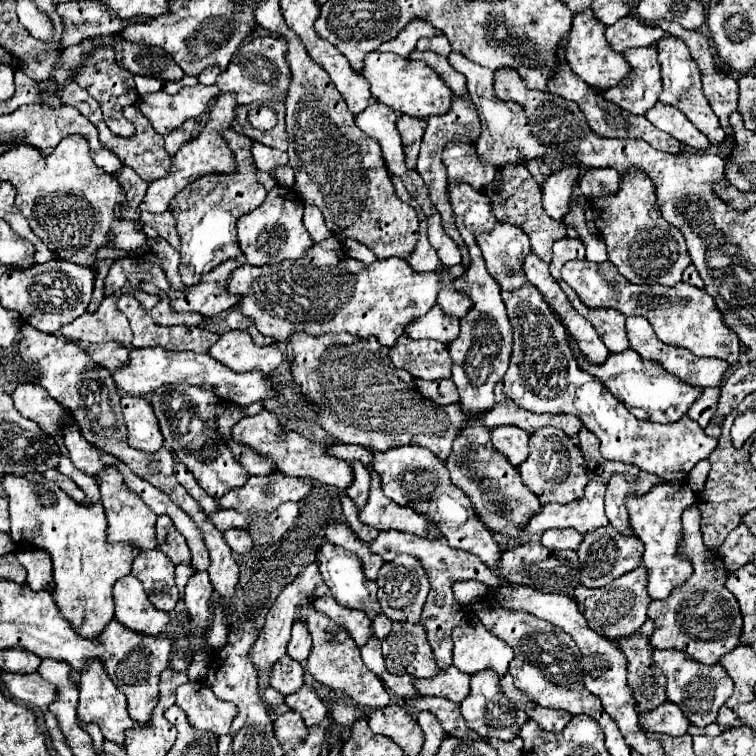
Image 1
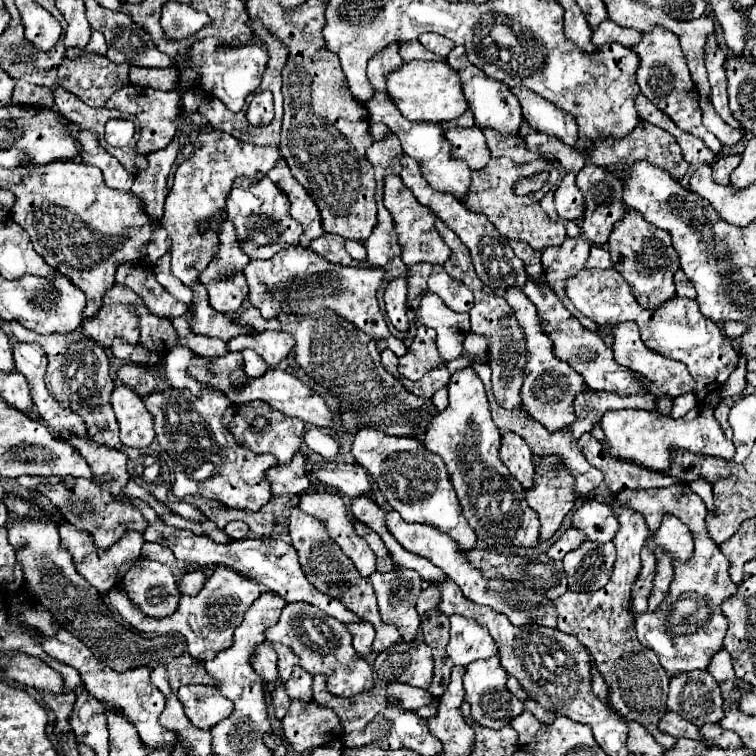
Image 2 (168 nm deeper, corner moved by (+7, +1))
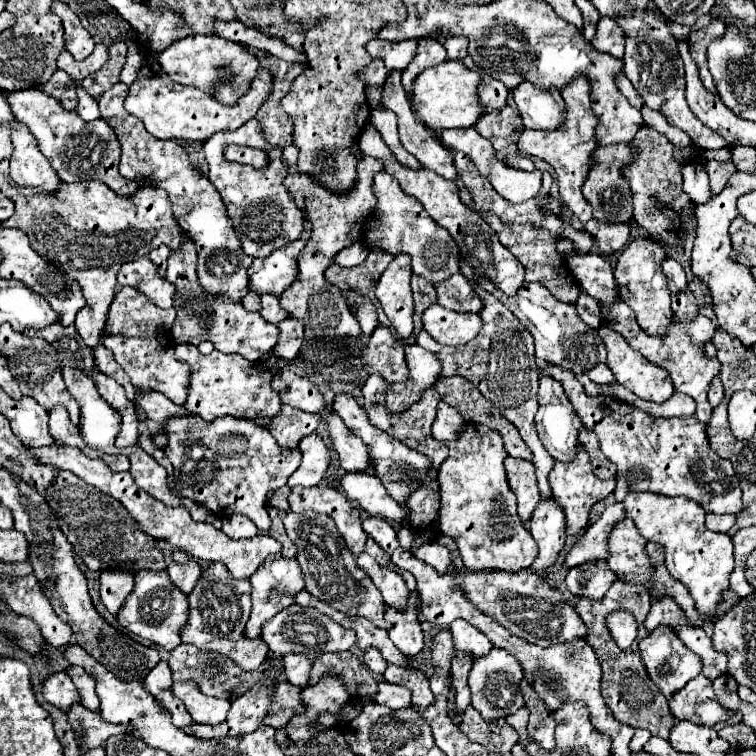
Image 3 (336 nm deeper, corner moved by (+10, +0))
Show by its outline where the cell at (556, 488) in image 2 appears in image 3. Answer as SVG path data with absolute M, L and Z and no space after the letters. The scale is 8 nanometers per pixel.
M541 500L527 528L539 546L539 556L531 568L535 572L547 572L565 548L565 512L555 500Z

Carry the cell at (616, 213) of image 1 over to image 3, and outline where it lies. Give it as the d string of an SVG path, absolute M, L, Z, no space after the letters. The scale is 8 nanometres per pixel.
M635 238L619 256L615 266L615 282L619 288L621 300L635 312L639 326L649 336L665 336L673 312L671 312L671 298L665 274L661 272L661 262L667 258L667 252L661 244L647 240L647 238Z

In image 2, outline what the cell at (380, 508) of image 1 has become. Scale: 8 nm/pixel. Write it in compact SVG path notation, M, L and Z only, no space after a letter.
M386 511L386 527L392 533L392 537L406 549L412 551L416 555L422 555L426 559L430 559L434 565L438 565L460 589L462 593L480 605L488 605L500 613L504 613L514 625L526 625L526 623L538 623L538 625L546 625L546 627L556 627L556 609L552 605L552 601L548 601L546 597L542 597L540 593L534 593L528 587L522 587L518 583L512 581L490 581L484 579L482 573L478 569L474 569L464 557L460 547L444 533L436 531L430 525L422 525L422 523L406 523L404 519L400 519L400 515L396 515L396 511Z

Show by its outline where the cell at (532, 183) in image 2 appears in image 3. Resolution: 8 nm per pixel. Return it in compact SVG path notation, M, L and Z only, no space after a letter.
M469 128L469 130L443 130L441 132L441 142L447 144L447 146L451 146L453 150L465 152L475 162L475 166L479 168L479 172L491 182L491 186L499 192L499 195L507 198L509 202L519 204L519 202L525 202L525 200L537 196L537 192L541 188L541 172L539 170L535 170L535 172L523 172L523 170L515 170L515 168L505 166L503 162L497 160L495 152L493 152L493 146L489 144L489 140L485 140L481 134L477 134L477 130L473 130L473 128Z

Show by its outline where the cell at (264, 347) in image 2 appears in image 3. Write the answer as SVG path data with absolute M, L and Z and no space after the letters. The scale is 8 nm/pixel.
M285 318L279 324L279 330L281 330L281 334L279 334L277 346L273 348L273 354L279 358L285 358L285 360L293 360L299 354L299 348L305 340L303 324L297 318Z

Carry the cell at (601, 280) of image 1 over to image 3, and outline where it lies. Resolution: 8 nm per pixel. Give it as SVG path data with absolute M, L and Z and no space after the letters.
M619 298L611 304L611 308L601 306L601 326L611 328L615 332L619 332L633 350L641 352L651 364L657 364L659 368L669 372L669 378L673 380L673 386L677 392L683 392L687 396L691 396L697 404L695 416L697 420L701 420L703 424L709 422L711 418L711 404L707 400L707 390L709 390L709 382L713 380L713 376L719 374L719 360L717 358L707 358L703 352L703 344L709 342L717 330L717 326L707 318L707 316L697 316L693 322L679 322L677 318L673 318L667 336L663 338L651 338L647 332L643 332L633 316L633 310L623 304Z

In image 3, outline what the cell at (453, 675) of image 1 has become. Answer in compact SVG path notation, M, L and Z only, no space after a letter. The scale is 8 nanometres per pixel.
M379 682L379 690L373 696L375 704L383 704L389 708L407 708L411 706L411 692L405 686L397 686L397 684L389 684L389 682Z

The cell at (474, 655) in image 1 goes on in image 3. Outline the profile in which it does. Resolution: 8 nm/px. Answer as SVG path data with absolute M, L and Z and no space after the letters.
M455 620L451 624L451 634L453 634L453 646L455 646L455 650L469 652L475 658L485 656L493 648L493 644L489 642L489 638L485 634L481 634L477 628L473 628L465 620Z

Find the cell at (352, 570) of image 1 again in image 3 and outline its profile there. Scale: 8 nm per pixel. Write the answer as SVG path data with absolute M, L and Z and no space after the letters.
M287 512L287 516L283 518L283 526L287 536L295 542L299 550L297 562L303 570L309 594L313 594L321 602L327 602L339 612L363 616L379 628L389 628L389 622L385 622L385 600L381 600L381 592L377 592L369 576L361 572L361 568L357 568L357 562L341 534L337 532L337 526L333 524L331 516L323 512Z

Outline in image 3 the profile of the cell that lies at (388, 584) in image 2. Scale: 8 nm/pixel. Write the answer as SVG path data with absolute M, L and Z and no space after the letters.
M417 594L409 596L409 604L407 604L405 612L399 612L399 610L387 606L385 620L389 620L393 624L393 628L389 630L389 638L401 652L405 652L407 656L415 656L421 652L423 630L421 630L419 618L417 618Z

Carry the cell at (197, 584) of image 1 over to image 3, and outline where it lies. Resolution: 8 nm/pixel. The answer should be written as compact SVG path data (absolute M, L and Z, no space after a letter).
M189 560L185 564L177 564L177 562L171 562L167 566L167 572L173 580L173 584L183 592L183 594L189 594L193 590L193 586L197 584L199 580L199 574L201 574L201 568L195 560Z

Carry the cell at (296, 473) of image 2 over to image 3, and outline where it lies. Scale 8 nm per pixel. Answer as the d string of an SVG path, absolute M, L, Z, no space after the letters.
M313 432L301 440L299 450L303 452L303 462L293 472L287 486L303 484L305 488L309 488L309 486L319 484L325 478L325 472L331 462L331 454L329 454L323 438L317 432Z

